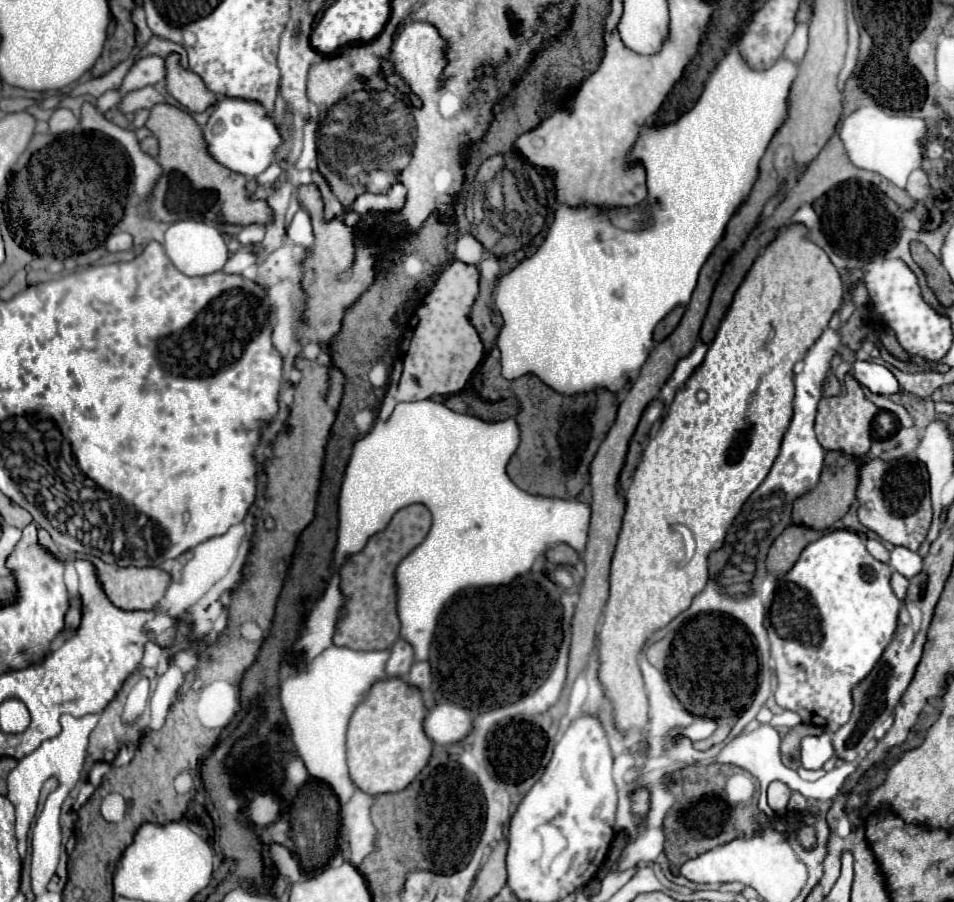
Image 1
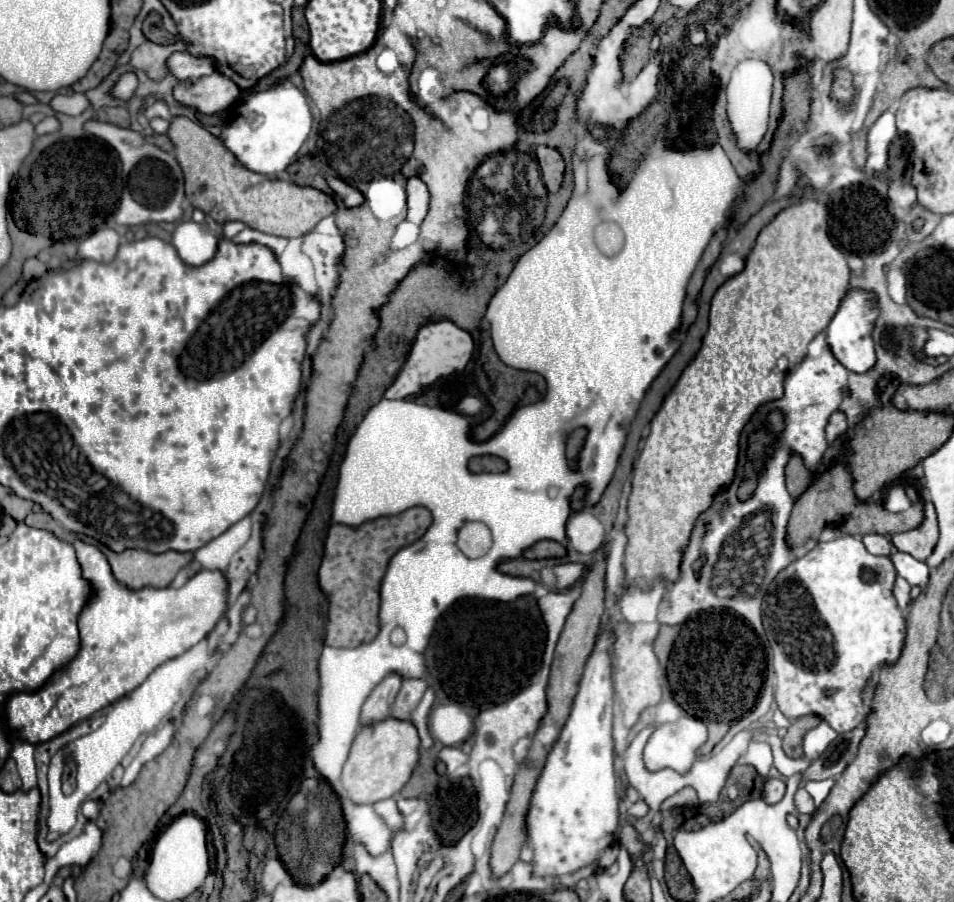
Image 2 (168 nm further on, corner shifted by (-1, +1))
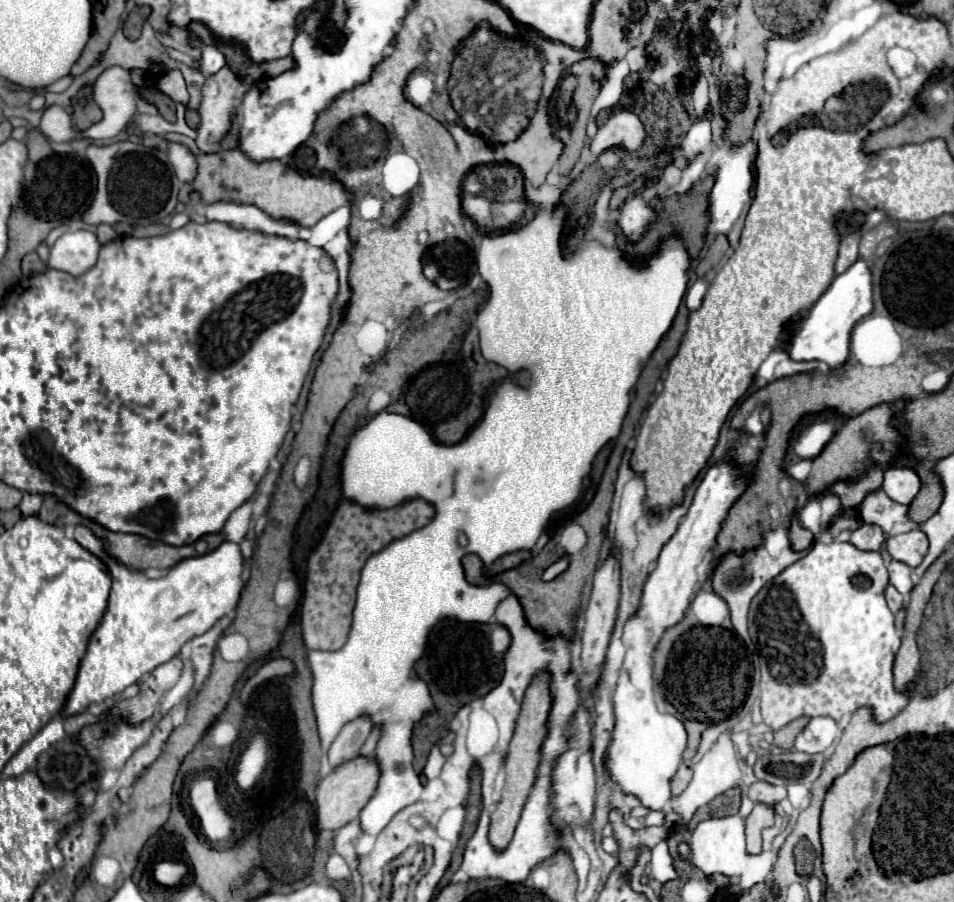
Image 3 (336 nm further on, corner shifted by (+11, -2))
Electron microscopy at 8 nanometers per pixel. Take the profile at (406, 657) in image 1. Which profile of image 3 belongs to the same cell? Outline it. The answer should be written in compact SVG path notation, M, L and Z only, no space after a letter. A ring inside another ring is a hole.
M359 716L351 722L347 722L343 726L343 730L339 732L339 736L335 738L335 742L329 748L329 764L335 768L345 760L351 760L359 754L363 742L367 740L369 732L371 732L373 724L371 724L371 716Z

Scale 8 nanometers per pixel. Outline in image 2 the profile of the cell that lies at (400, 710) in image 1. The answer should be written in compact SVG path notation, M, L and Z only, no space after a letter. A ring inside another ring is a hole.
M389 717L371 725L371 729L361 729L353 741L349 759L343 767L341 783L355 805L371 805L381 799L397 795L409 781L419 759L419 735L409 721L399 721Z

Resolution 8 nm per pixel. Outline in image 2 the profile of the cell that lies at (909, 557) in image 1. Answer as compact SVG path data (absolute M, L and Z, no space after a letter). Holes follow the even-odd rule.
M895 553L891 555L891 561L897 569L897 575L901 575L911 587L925 587L929 581L929 567L923 561L917 561L915 557L907 553Z

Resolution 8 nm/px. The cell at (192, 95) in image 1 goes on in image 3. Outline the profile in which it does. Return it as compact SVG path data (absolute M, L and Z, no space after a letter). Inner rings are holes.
M225 66L205 80L201 94L203 98L197 108L201 122L195 140L201 152L219 152L219 142L231 126L231 114L243 100L243 86L237 76Z

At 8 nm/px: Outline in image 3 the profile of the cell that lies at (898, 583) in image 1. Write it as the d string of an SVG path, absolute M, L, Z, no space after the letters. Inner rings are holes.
M889 584L887 590L885 590L885 598L887 598L887 604L889 604L889 610L891 610L891 612L897 612L899 608L905 606L905 598L903 598L891 584Z

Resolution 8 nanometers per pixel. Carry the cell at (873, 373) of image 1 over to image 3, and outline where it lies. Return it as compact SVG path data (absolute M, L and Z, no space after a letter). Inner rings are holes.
M859 258L849 270L835 276L833 284L825 290L825 294L813 304L809 314L791 326L791 342L789 356L793 360L825 360L831 368L843 368L849 360L849 340L853 326L873 312L873 296L871 296L871 272L863 258Z

